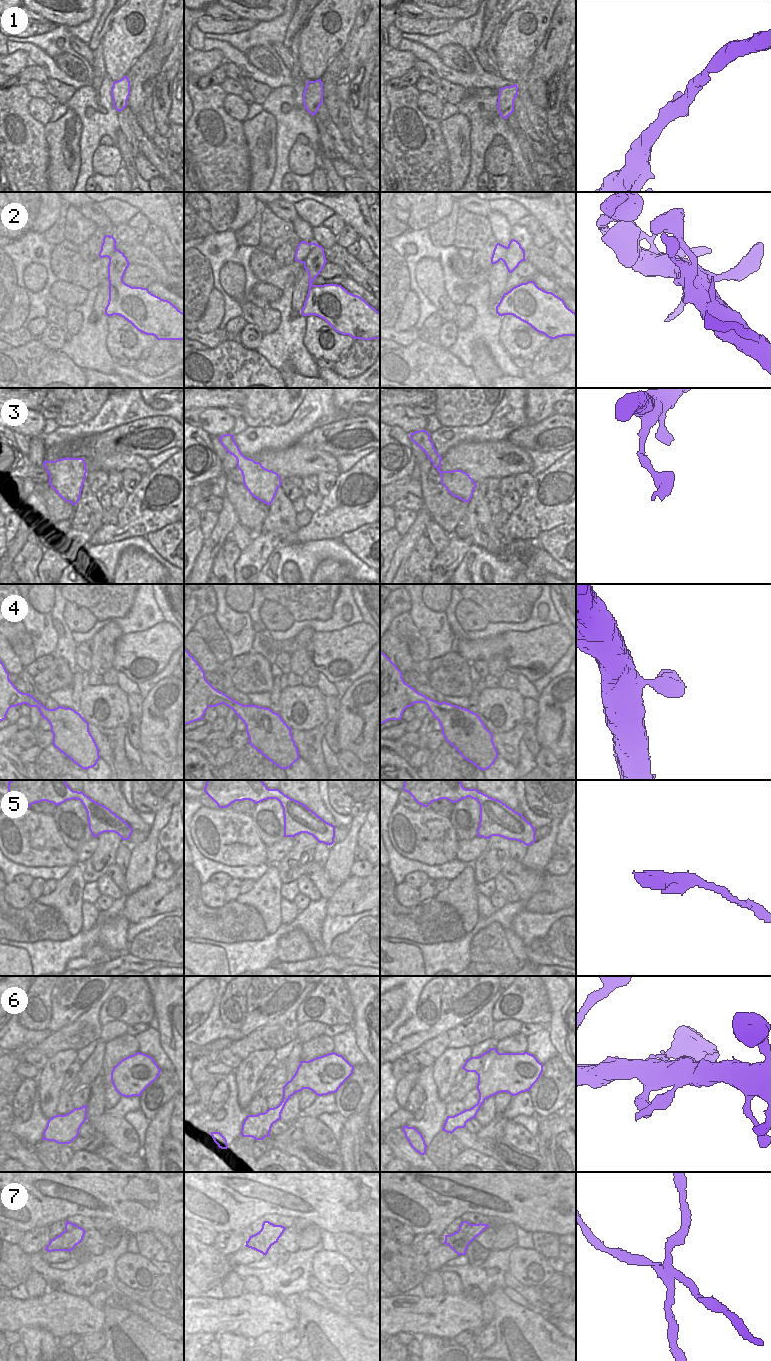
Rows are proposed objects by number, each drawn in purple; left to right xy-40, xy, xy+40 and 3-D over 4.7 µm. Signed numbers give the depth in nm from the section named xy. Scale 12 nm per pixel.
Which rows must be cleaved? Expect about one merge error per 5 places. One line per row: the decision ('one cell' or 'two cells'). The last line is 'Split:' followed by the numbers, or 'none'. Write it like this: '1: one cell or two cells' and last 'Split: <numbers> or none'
1: one cell
2: one cell
3: one cell
4: one cell
5: one cell
6: two cells
7: two cells
Split: 6, 7

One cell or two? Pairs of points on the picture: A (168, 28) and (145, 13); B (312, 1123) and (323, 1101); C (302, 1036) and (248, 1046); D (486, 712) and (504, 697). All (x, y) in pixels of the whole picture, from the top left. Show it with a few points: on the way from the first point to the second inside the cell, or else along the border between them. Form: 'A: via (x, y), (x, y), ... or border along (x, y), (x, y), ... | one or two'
A: border along (162, 10), (159, 24), (150, 44) | two
B: border along (299, 1115), (310, 1115), (317, 1118) | two
C: border along (299, 1025), (296, 1031), (296, 1038) | two
D: via (490, 708), (500, 701) | one

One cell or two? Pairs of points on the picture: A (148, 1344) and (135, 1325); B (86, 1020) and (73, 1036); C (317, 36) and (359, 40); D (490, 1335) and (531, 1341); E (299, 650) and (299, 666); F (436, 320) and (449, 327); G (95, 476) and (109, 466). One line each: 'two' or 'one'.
A: one
B: one
C: two
D: two
E: one
F: two
G: two

